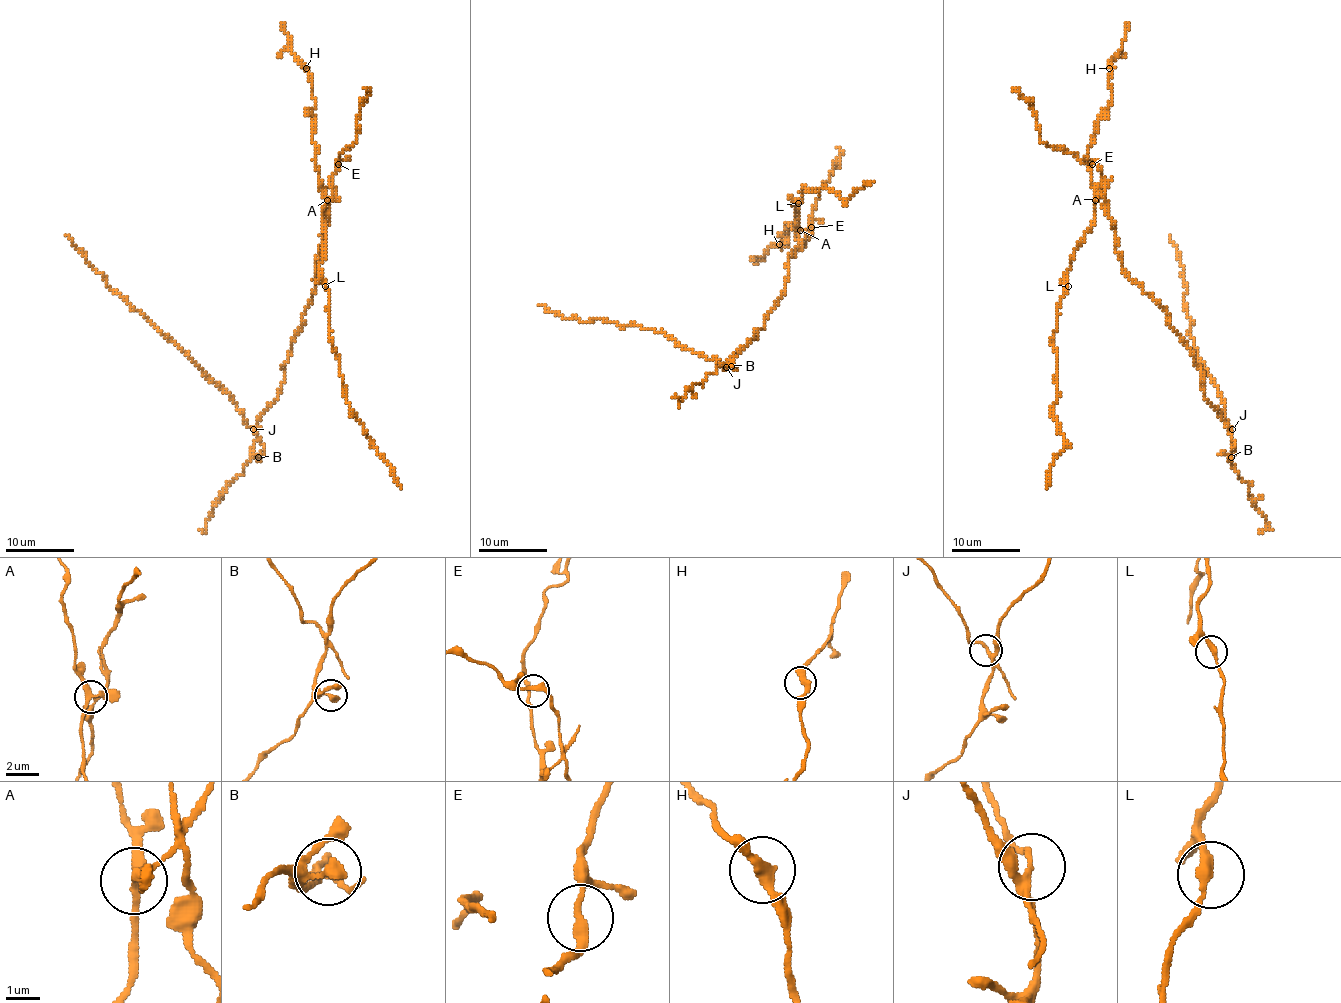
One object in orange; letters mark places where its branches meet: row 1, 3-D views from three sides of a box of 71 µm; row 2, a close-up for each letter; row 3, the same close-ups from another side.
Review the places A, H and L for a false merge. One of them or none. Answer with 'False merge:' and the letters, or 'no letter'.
False merge: A

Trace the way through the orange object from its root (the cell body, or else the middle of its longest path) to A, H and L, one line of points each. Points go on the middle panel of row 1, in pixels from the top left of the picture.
A: (786, 280), (789, 256), (799, 248), (799, 242), (806, 241), (805, 232), (799, 230)
H: (786, 280), (787, 260), (806, 236), (787, 224), (787, 244), (784, 248), (779, 244)
L: (786, 280), (789, 256), (799, 242), (806, 241), (805, 232), (796, 230), (798, 217), (793, 201), (798, 203)

